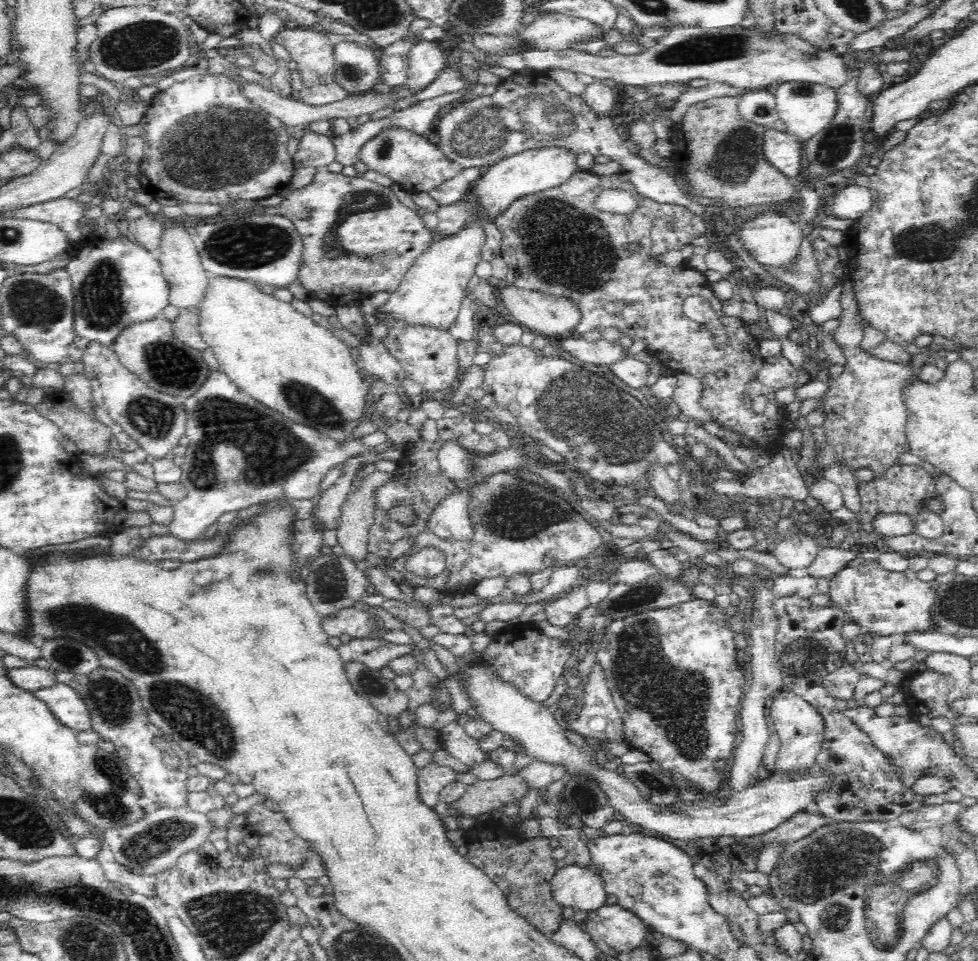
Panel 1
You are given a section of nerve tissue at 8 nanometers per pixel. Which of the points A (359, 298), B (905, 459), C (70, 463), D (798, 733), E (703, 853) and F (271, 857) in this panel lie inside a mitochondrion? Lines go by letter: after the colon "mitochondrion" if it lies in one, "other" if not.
A: other
B: other
C: other
D: other
E: other
F: other

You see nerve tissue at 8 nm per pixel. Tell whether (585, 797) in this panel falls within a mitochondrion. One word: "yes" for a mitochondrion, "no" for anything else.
yes

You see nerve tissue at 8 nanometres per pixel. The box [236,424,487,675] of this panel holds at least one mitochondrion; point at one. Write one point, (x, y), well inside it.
(331, 584)

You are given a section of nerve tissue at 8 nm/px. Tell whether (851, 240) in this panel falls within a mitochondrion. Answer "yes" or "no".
no

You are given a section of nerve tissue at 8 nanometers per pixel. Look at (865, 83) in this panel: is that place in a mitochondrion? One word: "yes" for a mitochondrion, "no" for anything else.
no

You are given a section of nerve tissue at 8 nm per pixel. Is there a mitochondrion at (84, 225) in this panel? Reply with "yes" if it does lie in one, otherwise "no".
no

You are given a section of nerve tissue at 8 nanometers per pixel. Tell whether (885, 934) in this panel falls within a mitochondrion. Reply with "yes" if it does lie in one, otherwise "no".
yes

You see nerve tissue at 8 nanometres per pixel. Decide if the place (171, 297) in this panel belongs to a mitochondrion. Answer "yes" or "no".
no

